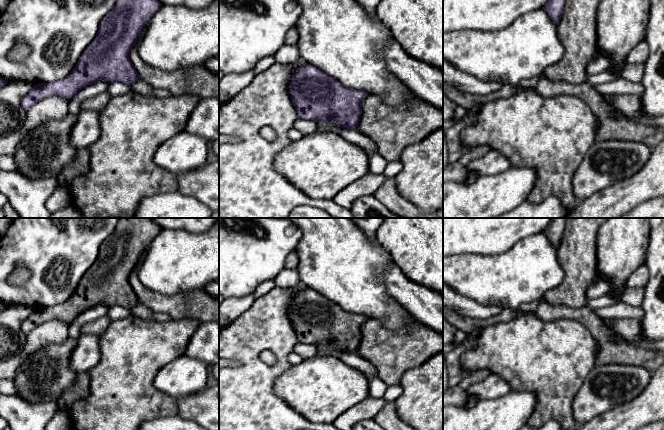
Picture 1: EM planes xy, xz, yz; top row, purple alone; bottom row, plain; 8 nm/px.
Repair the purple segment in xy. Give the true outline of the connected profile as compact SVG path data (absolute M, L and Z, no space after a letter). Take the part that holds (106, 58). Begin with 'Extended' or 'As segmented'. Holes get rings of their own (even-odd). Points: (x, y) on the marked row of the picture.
As segmented. M117 0L111 11L101 20L96 37L81 54L72 72L60 80L34 85L21 99L21 106L27 111L40 100L51 96L71 100L86 86L100 81L109 83L119 81L128 86L133 85L139 79L139 74L129 54L143 28L161 6L157 0Z

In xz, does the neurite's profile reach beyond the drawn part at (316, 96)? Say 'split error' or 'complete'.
complete

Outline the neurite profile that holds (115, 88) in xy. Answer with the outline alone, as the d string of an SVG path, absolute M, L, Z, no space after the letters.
M119 81L110 82L106 90L111 96L123 95L130 91L132 91L131 86Z

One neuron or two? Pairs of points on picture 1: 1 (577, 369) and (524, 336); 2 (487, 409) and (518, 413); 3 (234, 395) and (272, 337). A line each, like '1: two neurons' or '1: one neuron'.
1: one neuron
2: one neuron
3: one neuron

